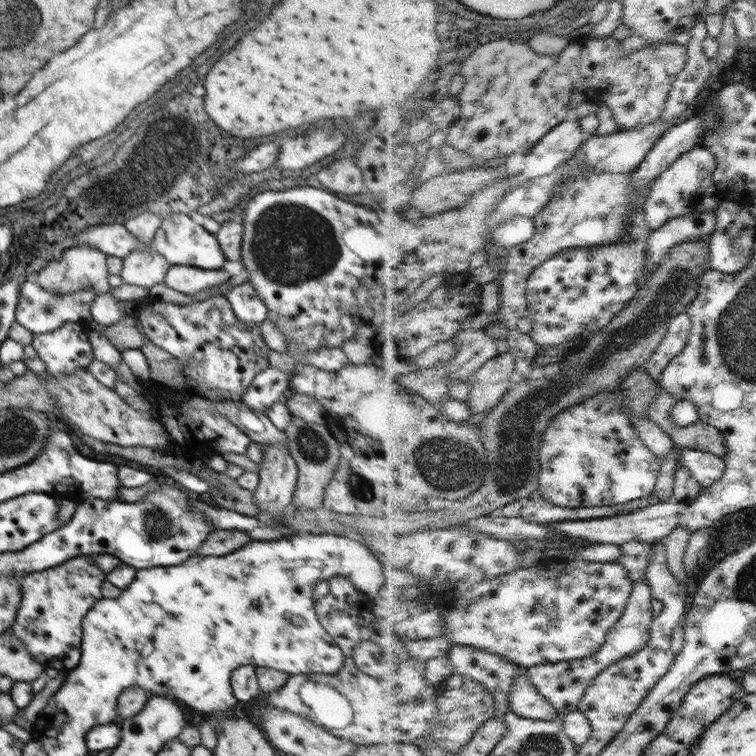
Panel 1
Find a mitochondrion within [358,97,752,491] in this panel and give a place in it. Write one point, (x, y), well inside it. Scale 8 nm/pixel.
(625, 342)

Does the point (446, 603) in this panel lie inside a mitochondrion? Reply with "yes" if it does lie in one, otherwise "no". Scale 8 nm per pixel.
no

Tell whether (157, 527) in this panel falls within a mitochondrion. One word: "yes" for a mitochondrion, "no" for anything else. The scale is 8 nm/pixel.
yes

